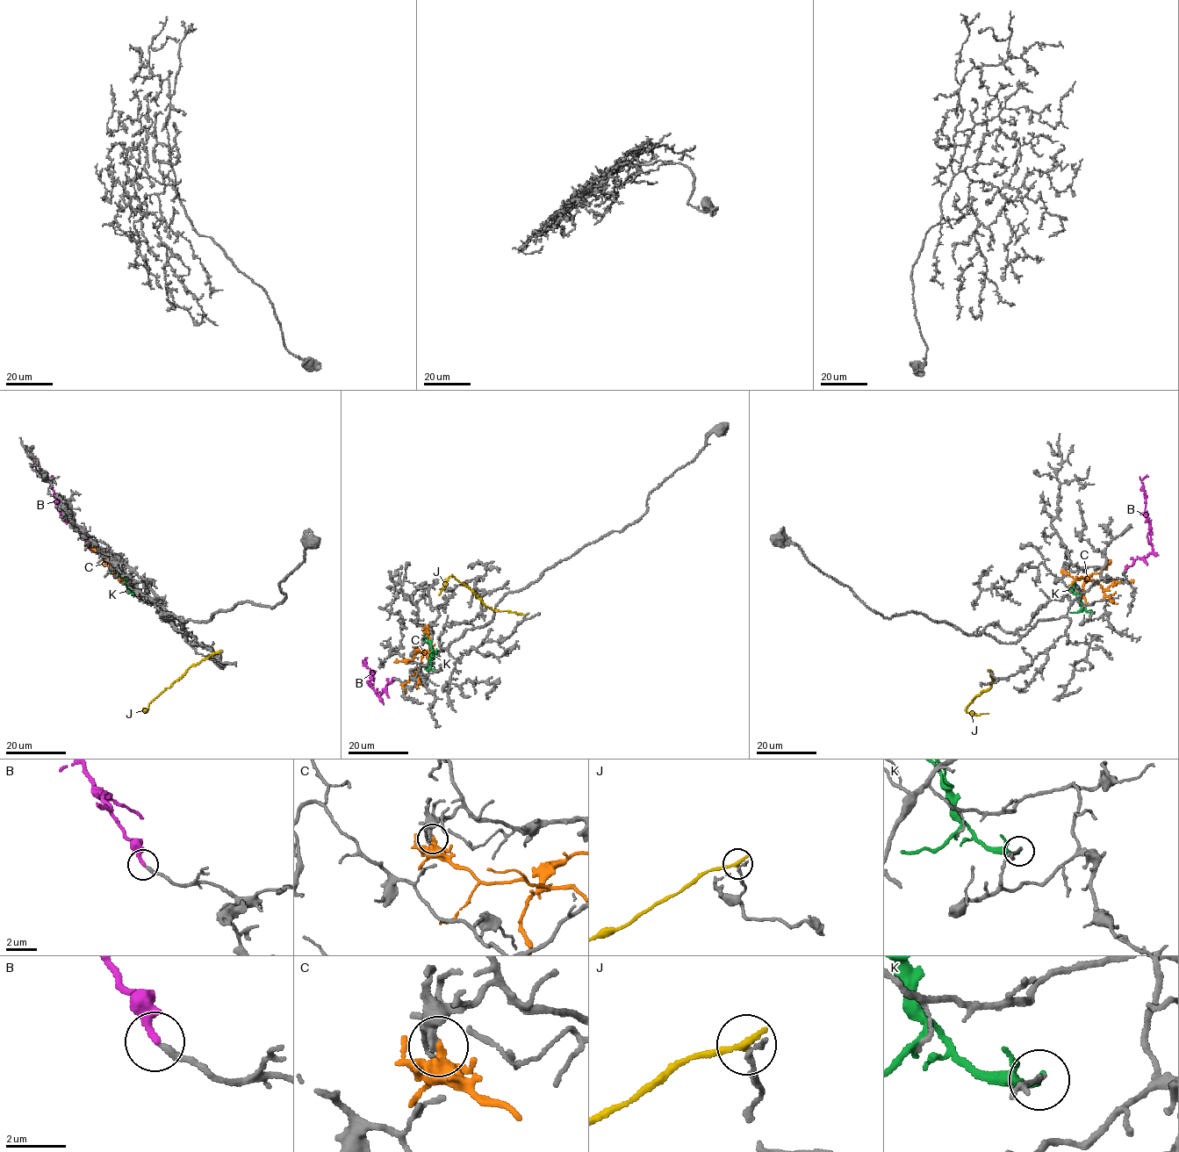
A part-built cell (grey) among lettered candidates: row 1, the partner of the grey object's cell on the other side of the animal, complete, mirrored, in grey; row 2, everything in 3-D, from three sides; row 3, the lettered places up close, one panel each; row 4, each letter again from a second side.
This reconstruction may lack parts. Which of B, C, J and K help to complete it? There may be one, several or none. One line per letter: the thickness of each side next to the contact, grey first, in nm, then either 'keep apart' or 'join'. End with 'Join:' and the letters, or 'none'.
B: 240 nm thick on the grey side, 280 nm on the other; join
C: 480 nm thick on the grey side, 320 nm on the other; keep apart
J: 200 nm thick on the grey side, 280 nm on the other; keep apart
K: 150 nm thick on the grey side, 260 nm on the other; keep apart
Join: B

